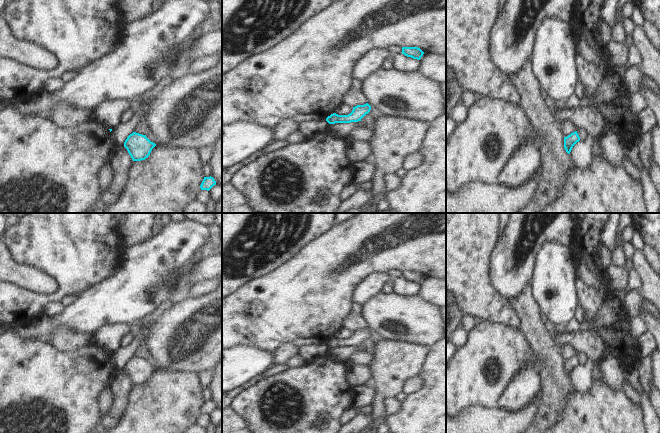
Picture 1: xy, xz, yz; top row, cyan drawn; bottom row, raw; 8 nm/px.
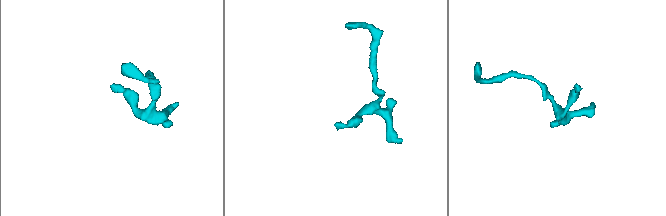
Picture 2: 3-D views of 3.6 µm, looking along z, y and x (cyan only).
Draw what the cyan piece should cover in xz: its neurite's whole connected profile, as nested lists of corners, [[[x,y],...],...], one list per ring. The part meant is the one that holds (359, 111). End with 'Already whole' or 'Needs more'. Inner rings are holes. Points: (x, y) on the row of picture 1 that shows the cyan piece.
[[[366,103],[364,105],[357,105],[353,107],[353,110],[348,115],[338,115],[336,113],[331,114],[326,118],[326,121],[329,124],[335,123],[351,123],[351,122],[358,122],[370,112],[371,106]]]. Already whole

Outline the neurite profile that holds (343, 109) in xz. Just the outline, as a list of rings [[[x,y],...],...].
[[[341,104],[340,106],[338,106],[335,110],[334,113],[338,114],[338,115],[348,115],[352,112],[353,107],[345,105],[345,104]]]

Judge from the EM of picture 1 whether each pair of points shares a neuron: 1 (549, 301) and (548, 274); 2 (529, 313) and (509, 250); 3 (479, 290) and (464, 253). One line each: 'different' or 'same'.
1: same
2: different
3: same

